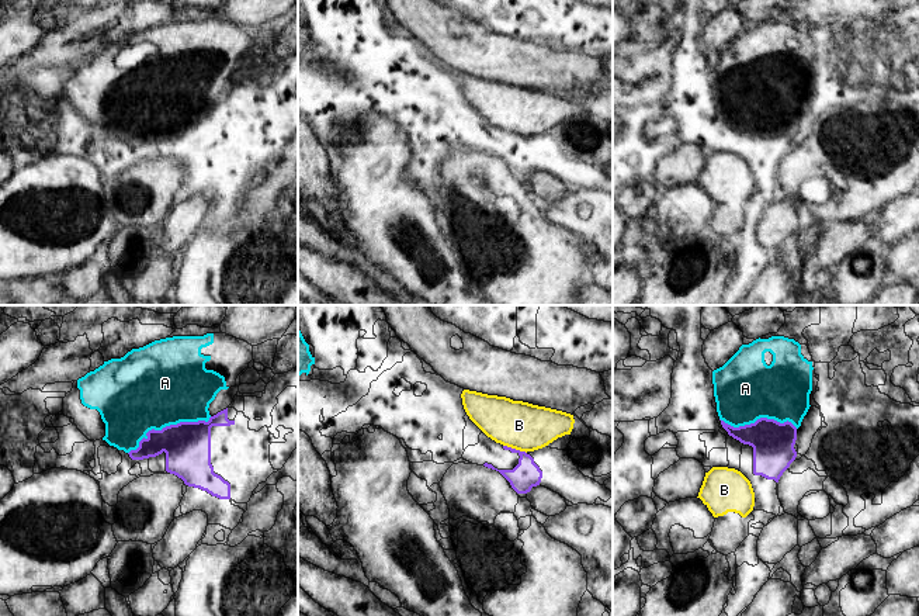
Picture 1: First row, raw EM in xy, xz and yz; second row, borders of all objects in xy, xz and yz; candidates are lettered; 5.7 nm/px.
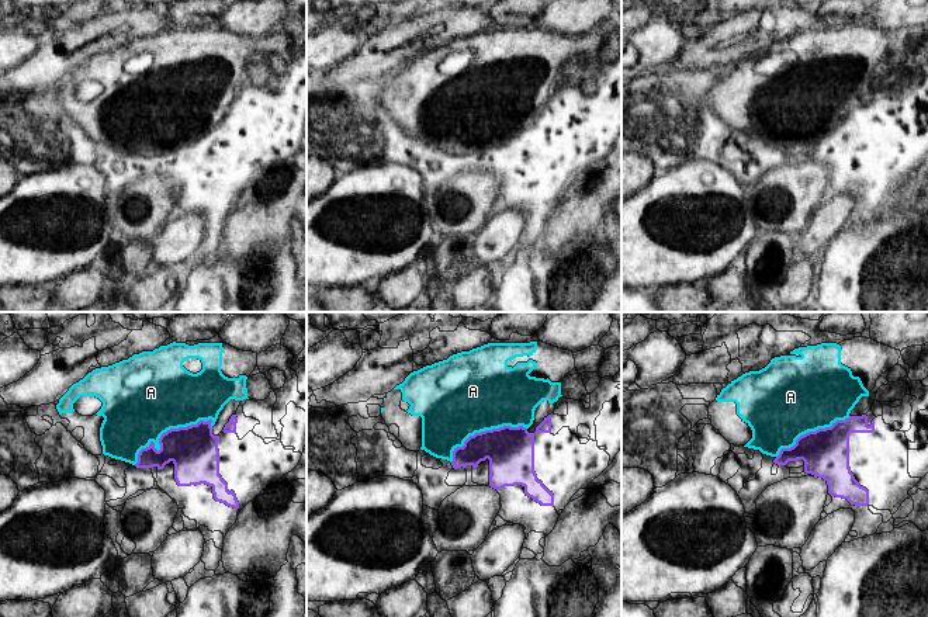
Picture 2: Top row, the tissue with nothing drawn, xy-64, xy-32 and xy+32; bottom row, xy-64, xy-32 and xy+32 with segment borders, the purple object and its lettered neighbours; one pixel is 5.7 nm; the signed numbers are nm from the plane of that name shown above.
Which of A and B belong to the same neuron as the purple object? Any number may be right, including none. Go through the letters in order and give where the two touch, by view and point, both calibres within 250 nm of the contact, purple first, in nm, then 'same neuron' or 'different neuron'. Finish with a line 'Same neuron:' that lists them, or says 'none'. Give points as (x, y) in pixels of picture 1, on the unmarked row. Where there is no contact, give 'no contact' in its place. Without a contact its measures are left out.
A: meets purple in xy at (167, 111); 280 nm thick on the purple side, 480 nm on the other; same neuron
B: meets purple in xz at (515, 134); 160 nm thick on the purple side, 280 nm on the other; different neuron
Same neuron: A

